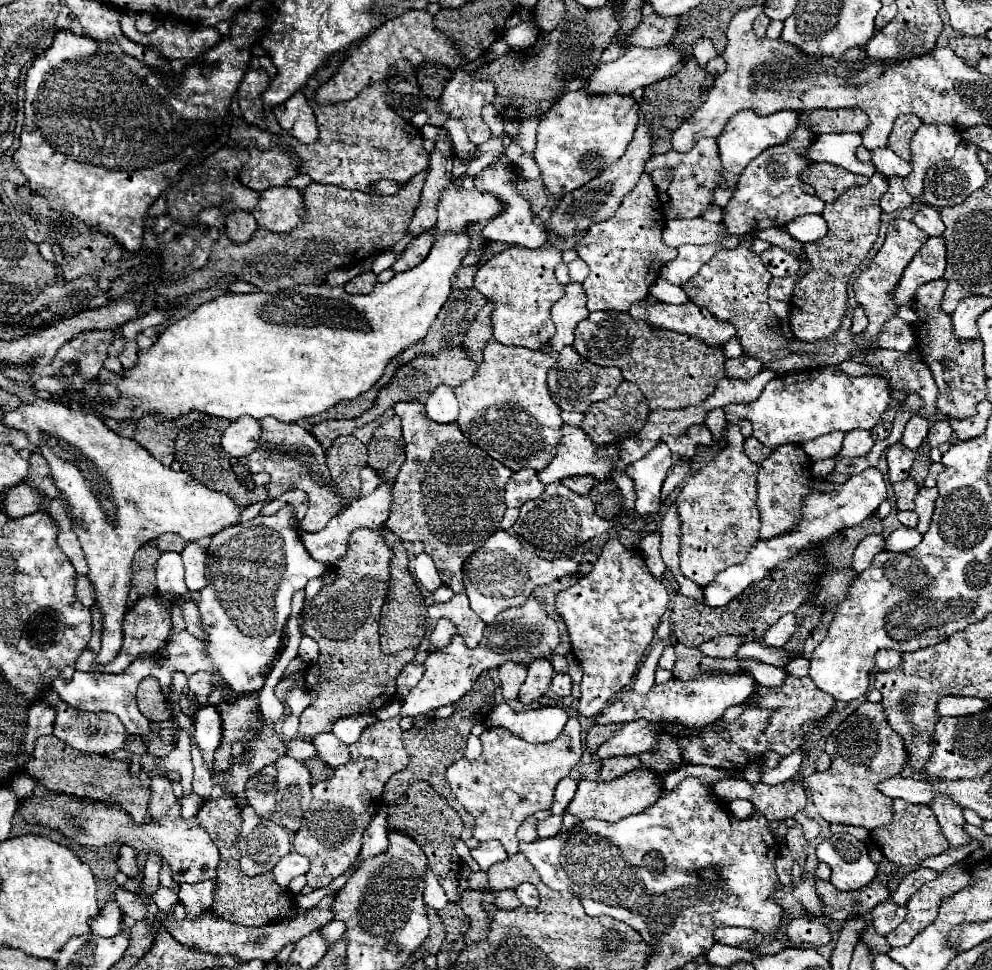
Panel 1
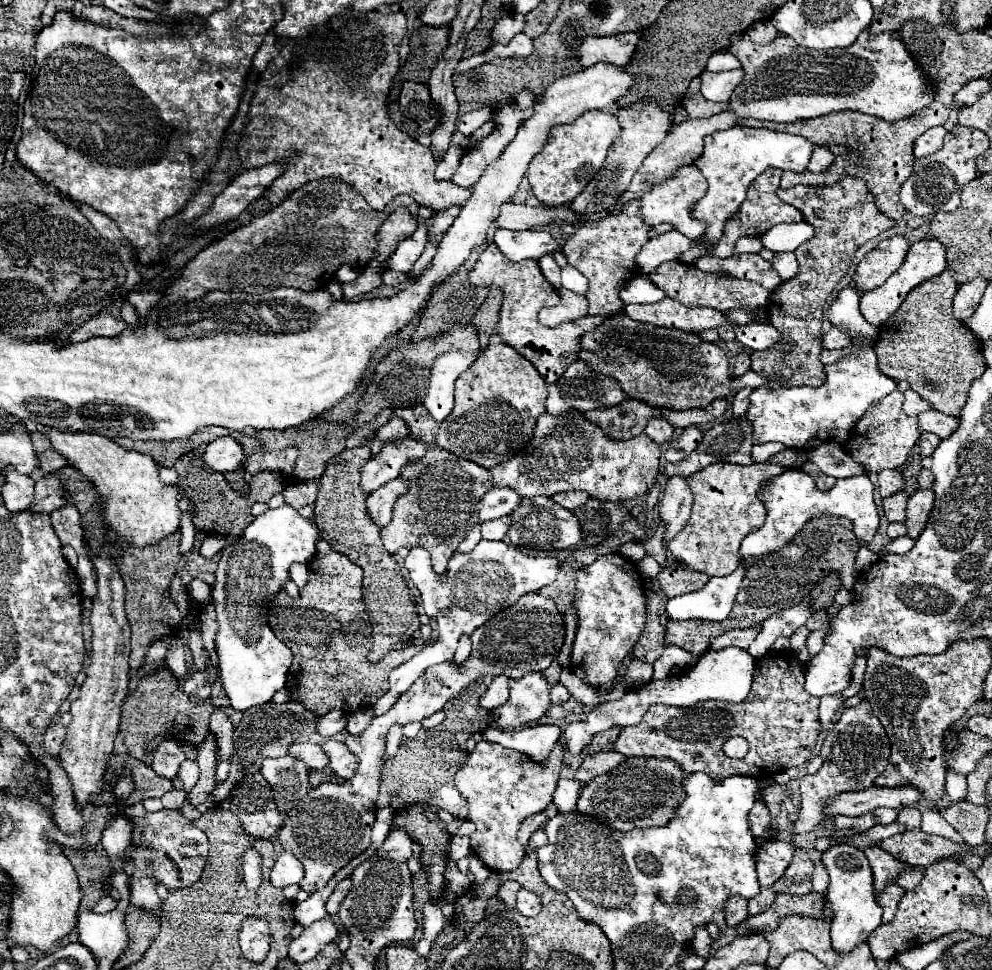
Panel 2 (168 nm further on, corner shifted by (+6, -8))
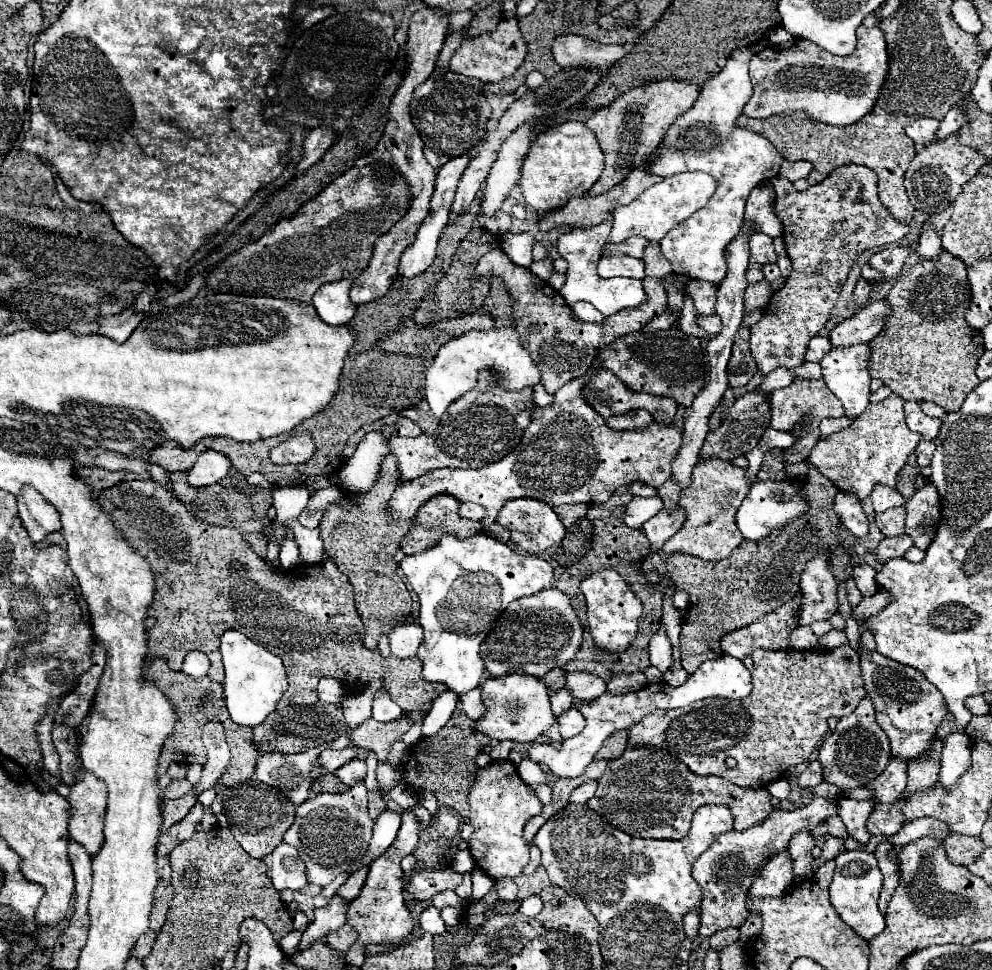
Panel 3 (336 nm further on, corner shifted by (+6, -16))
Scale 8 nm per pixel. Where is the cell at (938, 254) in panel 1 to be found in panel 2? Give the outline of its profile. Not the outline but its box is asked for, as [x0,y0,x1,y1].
[860,240,946,326]

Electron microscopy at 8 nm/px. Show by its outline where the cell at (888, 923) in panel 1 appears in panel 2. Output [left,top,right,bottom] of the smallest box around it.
[876,884,904,922]

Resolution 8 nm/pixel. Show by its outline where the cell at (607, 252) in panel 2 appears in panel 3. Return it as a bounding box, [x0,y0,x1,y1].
[604,236,650,258]

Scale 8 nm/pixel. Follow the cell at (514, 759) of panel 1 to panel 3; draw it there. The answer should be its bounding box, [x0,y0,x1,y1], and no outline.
[468,760,542,878]

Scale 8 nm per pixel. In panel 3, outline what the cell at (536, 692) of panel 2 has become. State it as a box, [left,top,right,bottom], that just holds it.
[474,674,556,744]

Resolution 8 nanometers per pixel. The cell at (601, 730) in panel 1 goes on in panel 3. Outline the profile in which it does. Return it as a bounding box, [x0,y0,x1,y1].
[595,730,628,760]

